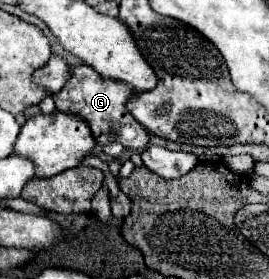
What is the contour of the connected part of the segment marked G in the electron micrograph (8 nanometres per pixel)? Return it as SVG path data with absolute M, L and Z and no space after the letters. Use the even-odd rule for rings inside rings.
M71 66L69 74L71 78L65 82L65 86L57 94L53 94L57 110L83 116L89 122L93 136L101 146L111 142L121 142L125 148L131 148L131 150L147 148L147 142L149 142L147 130L125 108L127 98L133 96L133 88L129 88L125 82L103 80L89 66Z

